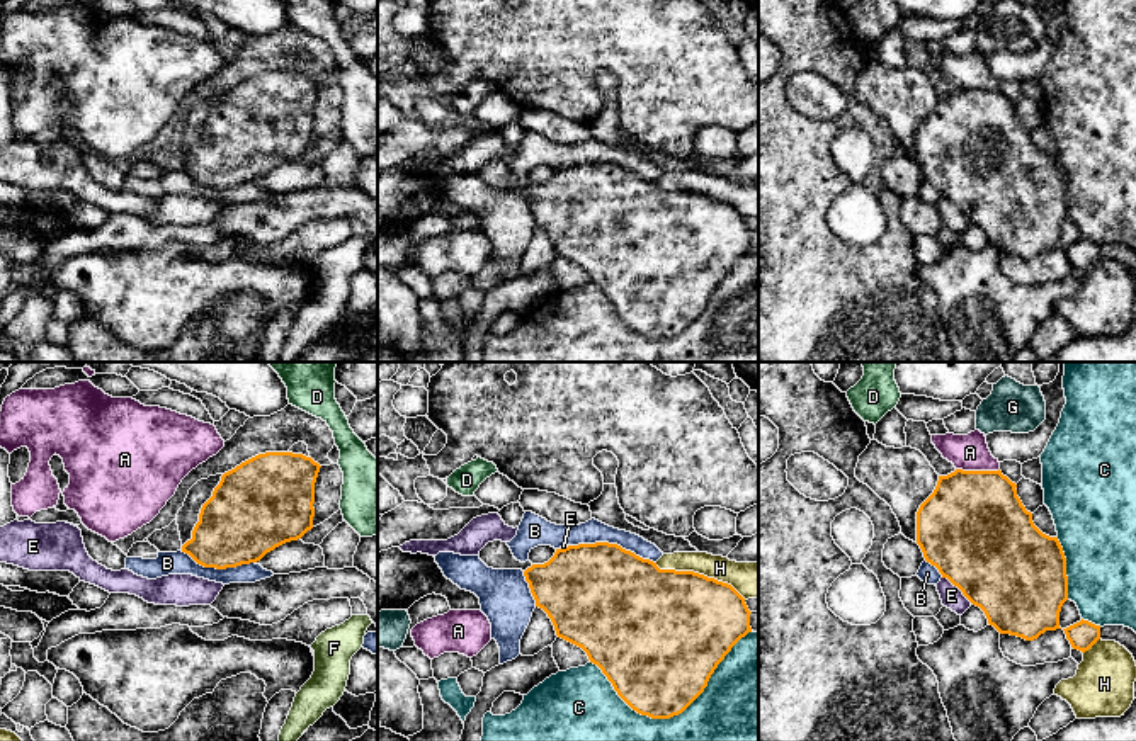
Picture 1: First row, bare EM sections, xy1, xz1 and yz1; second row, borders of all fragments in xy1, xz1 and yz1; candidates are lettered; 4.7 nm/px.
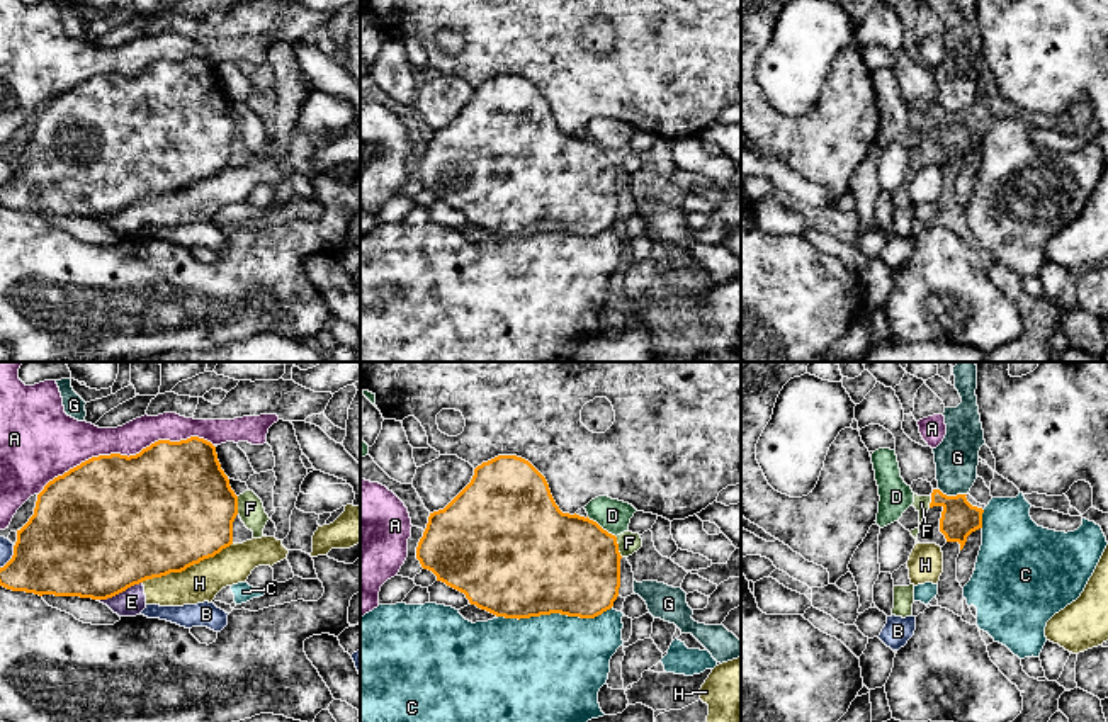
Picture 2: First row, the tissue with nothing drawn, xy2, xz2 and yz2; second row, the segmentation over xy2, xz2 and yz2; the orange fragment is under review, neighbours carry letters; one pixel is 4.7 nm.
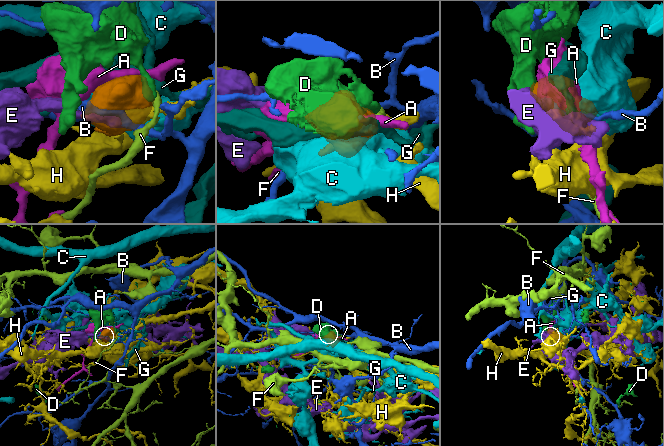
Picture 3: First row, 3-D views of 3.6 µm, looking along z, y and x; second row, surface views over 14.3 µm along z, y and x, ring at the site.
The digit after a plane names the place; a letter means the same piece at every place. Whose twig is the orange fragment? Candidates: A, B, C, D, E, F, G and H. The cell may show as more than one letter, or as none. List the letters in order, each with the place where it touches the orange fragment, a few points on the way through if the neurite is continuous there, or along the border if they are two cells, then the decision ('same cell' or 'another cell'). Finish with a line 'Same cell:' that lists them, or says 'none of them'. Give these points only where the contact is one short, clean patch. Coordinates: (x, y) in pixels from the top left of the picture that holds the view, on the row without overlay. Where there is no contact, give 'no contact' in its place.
A: xy2 (124, 75) | another cell
B: xz1 (613, 164) | another cell
C: xz1 (674, 333) | another cell
D: xz2 (600, 146) | along xz2 (587, 136), (616, 157) | another cell
E: xy2 (119, 211) | another cell
F: xz2 (617, 167) | along xz2 (616, 157), (622, 175) | another cell
G: yz2 (952, 116) | another cell
H: xz1 (701, 194) | another cell
Same cell: none of them

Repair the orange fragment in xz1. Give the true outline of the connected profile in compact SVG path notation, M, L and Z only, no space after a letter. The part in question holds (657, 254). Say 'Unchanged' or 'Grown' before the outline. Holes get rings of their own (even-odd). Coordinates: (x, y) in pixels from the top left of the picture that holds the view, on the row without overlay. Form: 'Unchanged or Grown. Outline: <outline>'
Grown. Outline: M502 160L488 161L478 175L493 189L522 189L556 255L582 267L617 314L651 338L682 333L731 267L752 252L752 231L731 204L694 190L660 189L617 163L568 165L544 184L517 180Z

